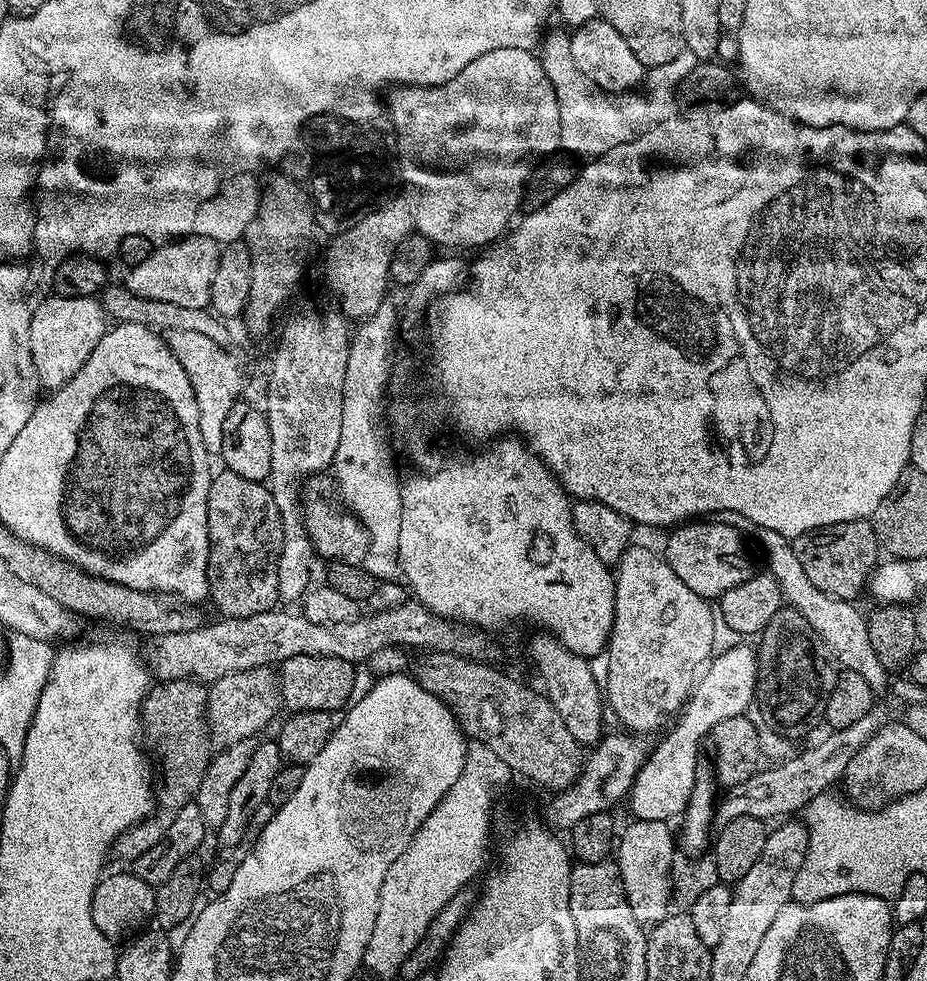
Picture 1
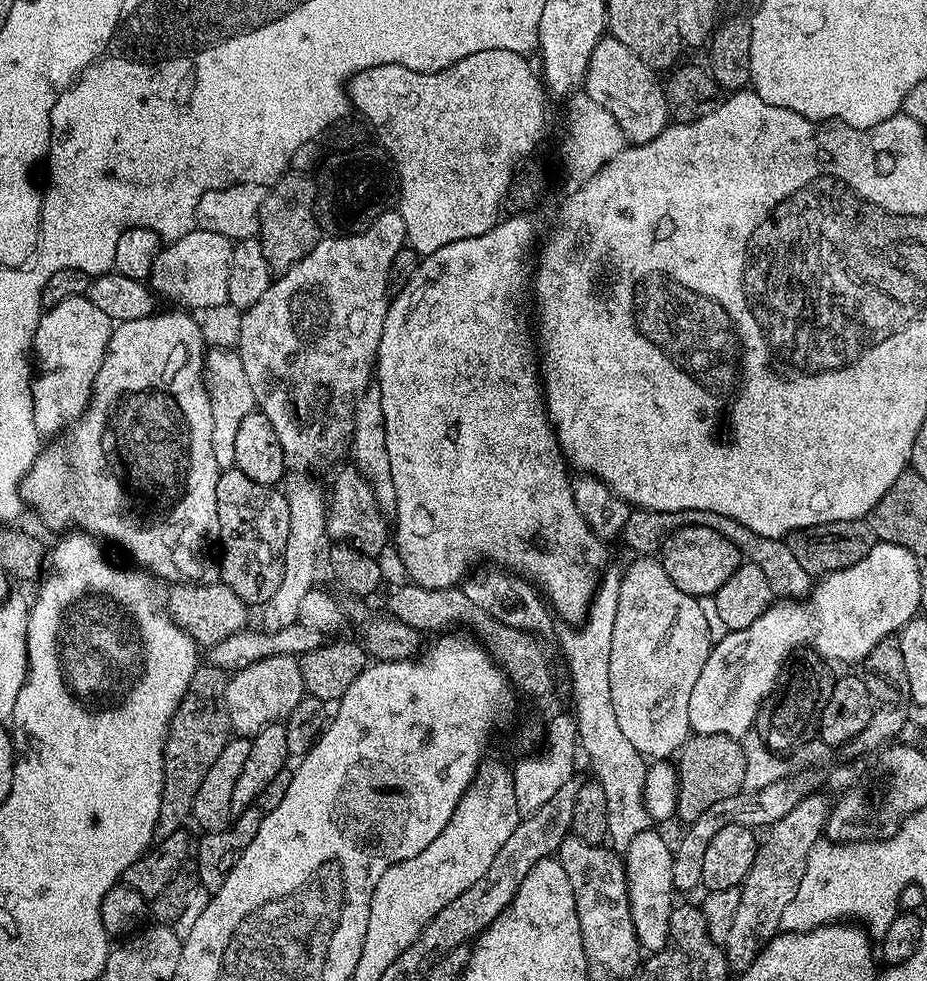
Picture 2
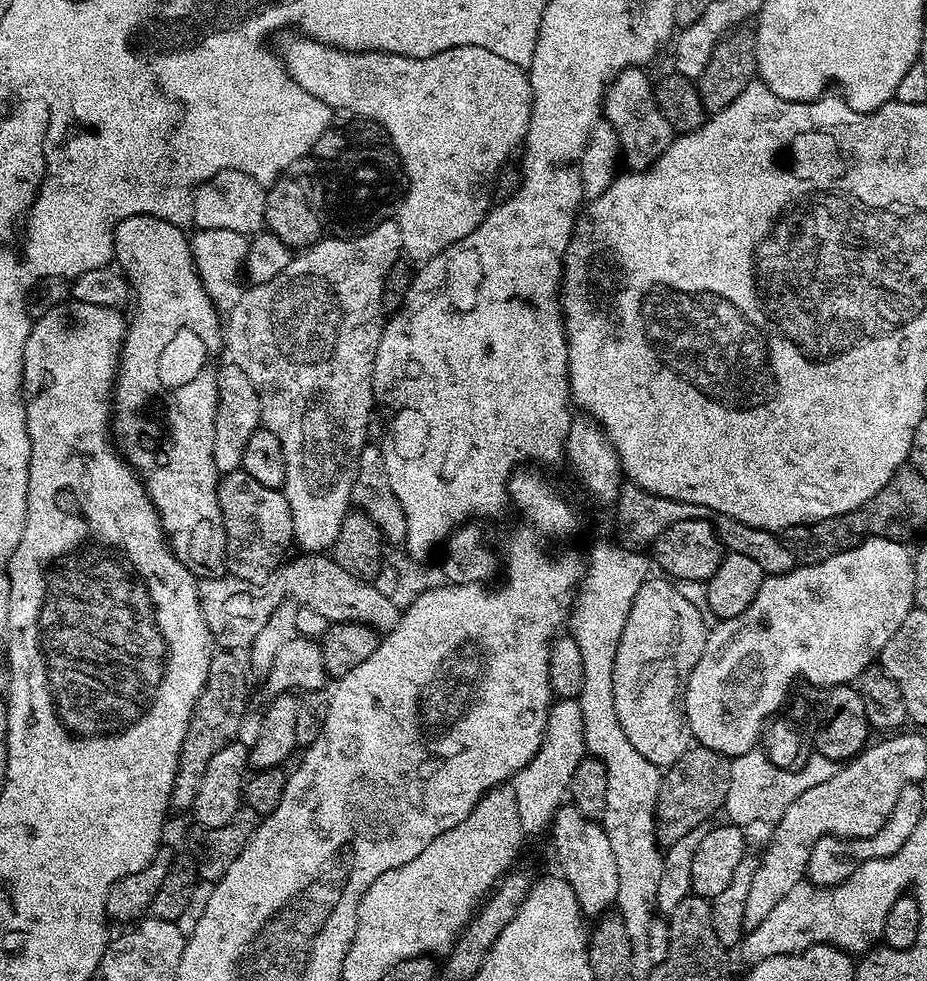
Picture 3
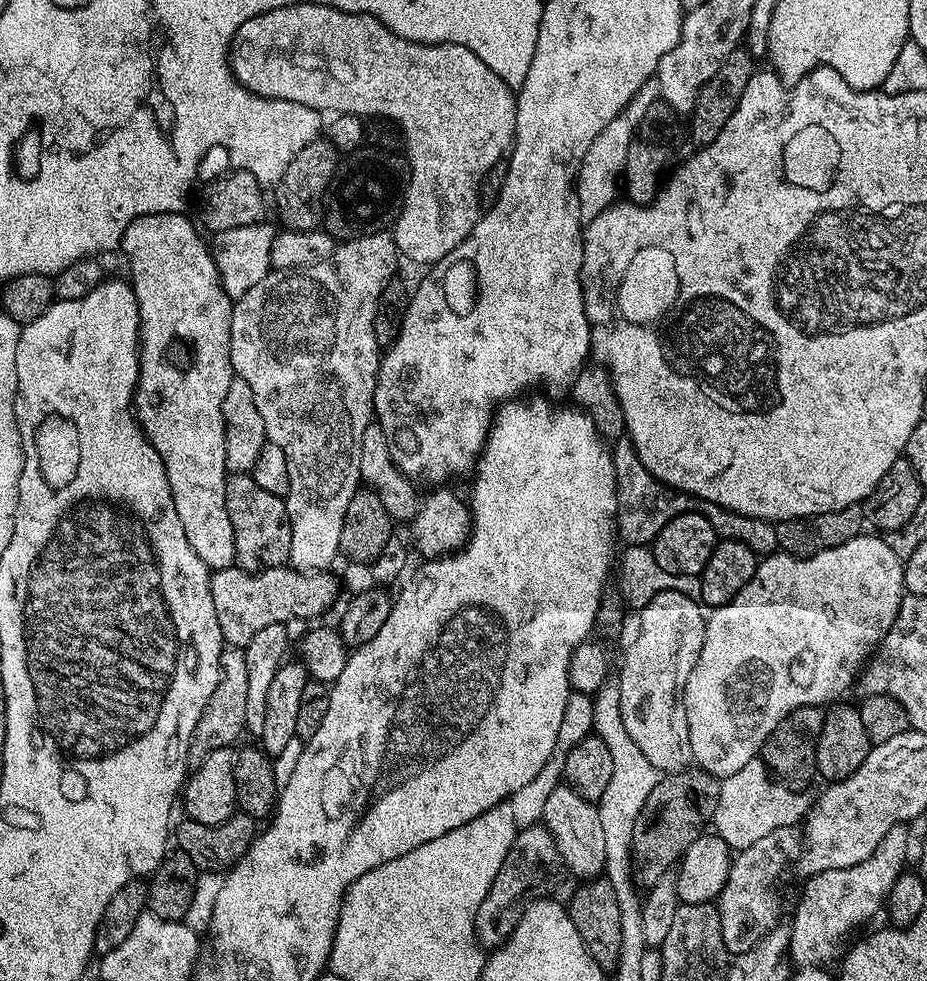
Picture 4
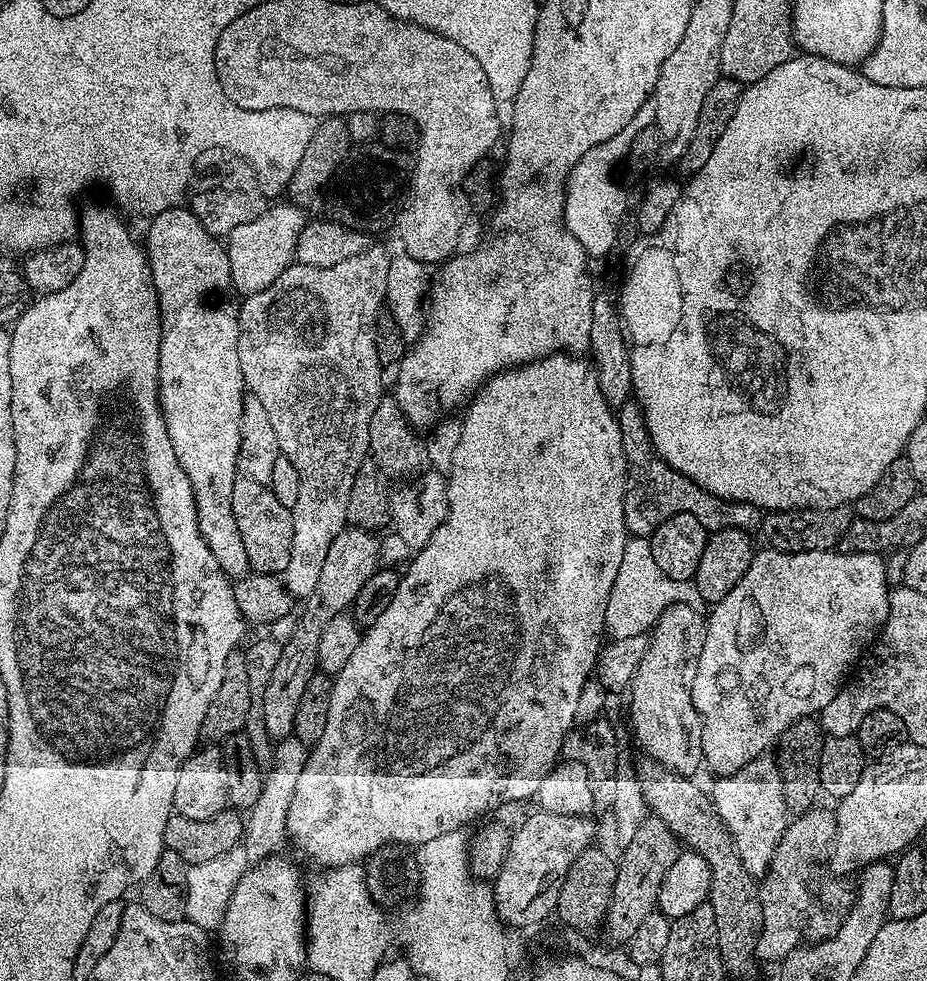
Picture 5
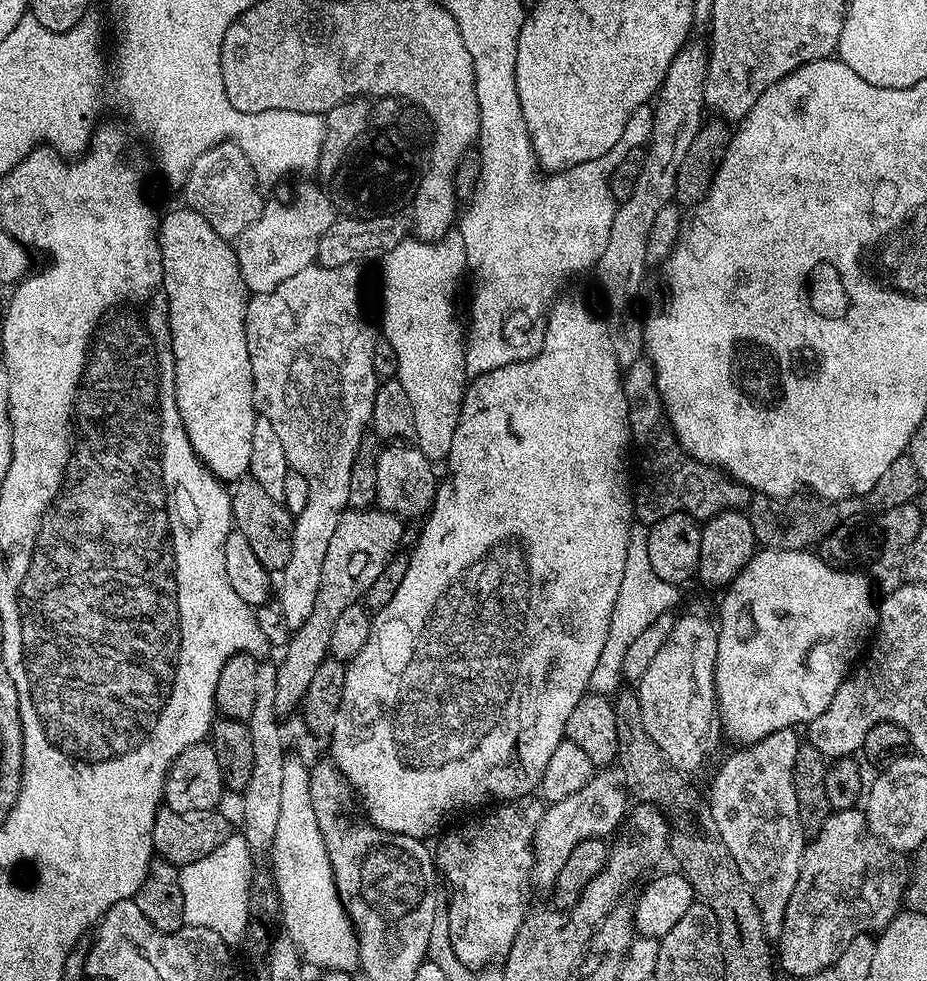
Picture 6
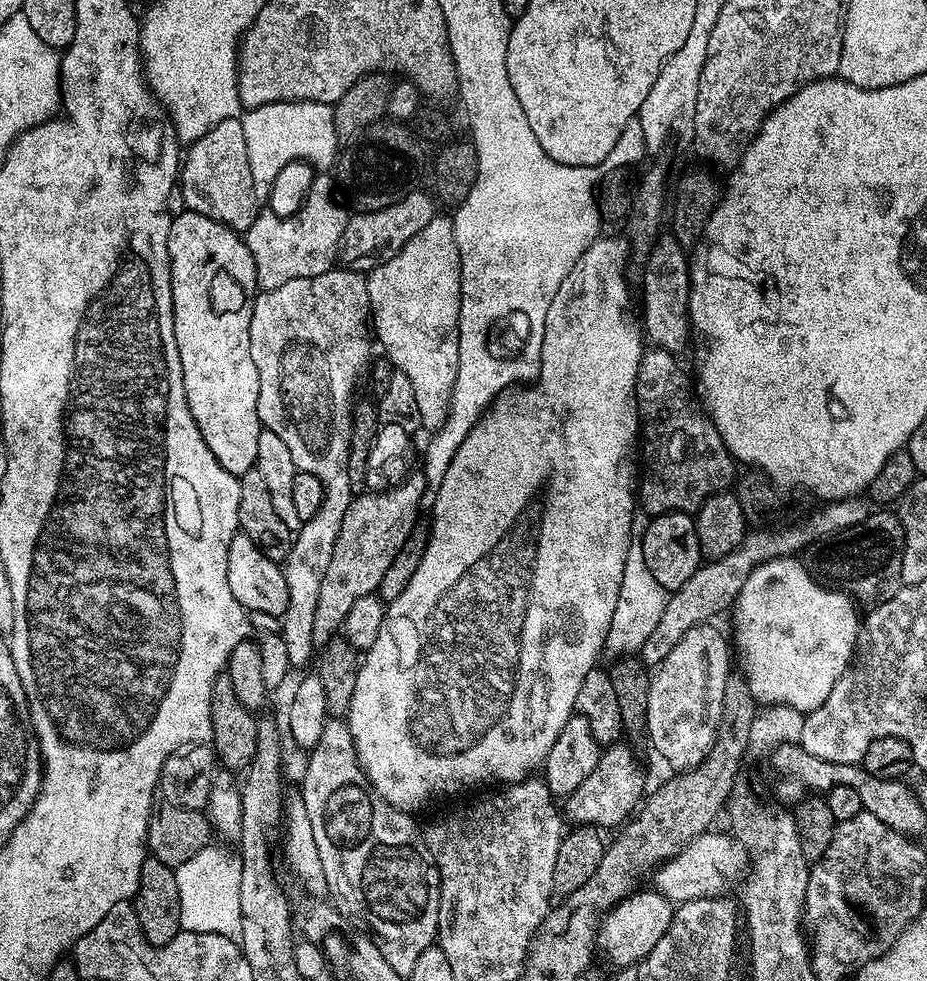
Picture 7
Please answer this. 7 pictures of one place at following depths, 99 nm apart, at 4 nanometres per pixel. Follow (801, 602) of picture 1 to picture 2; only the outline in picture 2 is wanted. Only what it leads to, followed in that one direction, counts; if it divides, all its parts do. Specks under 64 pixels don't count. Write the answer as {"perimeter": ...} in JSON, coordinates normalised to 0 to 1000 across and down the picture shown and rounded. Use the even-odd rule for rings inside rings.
{"perimeter":[[[682,518],[680,528],[675,528],[675,536],[671,543],[671,551],[682,565],[703,565],[711,560],[727,540],[744,536],[762,536],[766,540],[775,540],[792,557],[796,557],[799,568],[806,574],[816,575],[822,585],[826,585],[826,593],[831,593],[831,601],[837,610],[867,610],[878,598],[878,588],[868,581],[865,573],[857,569],[857,561],[845,549],[822,548],[822,544],[813,544],[813,540],[805,540],[800,532],[792,532],[792,528],[783,528],[783,524],[770,524],[766,520],[736,520],[735,522],[711,522],[696,518]]]}

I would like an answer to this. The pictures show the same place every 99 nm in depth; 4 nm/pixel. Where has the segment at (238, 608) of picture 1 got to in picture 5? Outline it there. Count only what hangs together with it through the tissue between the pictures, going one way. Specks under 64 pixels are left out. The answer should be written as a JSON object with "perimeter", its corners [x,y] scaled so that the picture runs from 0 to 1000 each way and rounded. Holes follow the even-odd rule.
{"perimeter":[[[256,484],[252,491],[250,515],[252,532],[257,532],[257,544],[261,544],[261,552],[265,557],[269,580],[276,585],[304,585],[313,573],[317,552],[315,519],[304,516],[288,493],[260,484]]]}

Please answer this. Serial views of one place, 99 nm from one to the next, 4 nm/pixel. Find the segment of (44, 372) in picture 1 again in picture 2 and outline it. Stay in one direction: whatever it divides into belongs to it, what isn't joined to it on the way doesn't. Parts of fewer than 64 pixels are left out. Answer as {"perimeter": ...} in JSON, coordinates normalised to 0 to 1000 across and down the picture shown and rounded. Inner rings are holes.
{"perimeter":[[[94,301],[71,304],[44,321],[39,333],[39,344],[35,347],[39,374],[35,388],[37,434],[43,439],[44,445],[56,446],[52,444],[59,440],[68,441],[93,418],[101,385],[112,368],[122,333],[123,327],[114,324],[114,320],[110,320],[110,316],[106,316],[106,312],[101,312],[101,308],[97,308]]]}

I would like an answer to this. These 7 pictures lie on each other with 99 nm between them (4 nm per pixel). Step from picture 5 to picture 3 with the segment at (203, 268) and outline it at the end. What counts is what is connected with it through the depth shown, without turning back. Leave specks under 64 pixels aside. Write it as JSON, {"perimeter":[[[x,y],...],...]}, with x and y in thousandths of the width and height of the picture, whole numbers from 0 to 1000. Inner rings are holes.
{"perimeter":[[[141,220],[132,226],[121,236],[121,255],[124,268],[128,276],[138,282],[138,288],[142,292],[147,319],[140,322],[134,339],[134,352],[129,354],[129,373],[125,377],[125,389],[121,398],[121,423],[119,425],[119,443],[129,462],[148,485],[155,490],[155,497],[160,501],[160,507],[173,525],[173,535],[177,538],[178,547],[196,577],[204,579],[208,587],[216,591],[225,591],[232,587],[243,586],[244,576],[242,573],[242,554],[244,552],[244,540],[239,532],[239,520],[235,516],[235,504],[233,495],[235,482],[231,475],[231,430],[233,429],[233,385],[235,382],[235,370],[233,366],[239,363],[239,322],[229,310],[229,305],[222,300],[222,296],[216,286],[216,280],[211,278],[211,272],[207,266],[207,251],[200,233],[188,230],[175,222],[165,220]]]}

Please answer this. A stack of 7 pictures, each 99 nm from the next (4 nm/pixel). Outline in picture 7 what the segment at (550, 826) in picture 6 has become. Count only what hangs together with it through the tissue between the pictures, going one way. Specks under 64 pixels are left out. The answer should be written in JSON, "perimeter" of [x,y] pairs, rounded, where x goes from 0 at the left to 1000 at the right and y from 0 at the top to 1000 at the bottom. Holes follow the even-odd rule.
{"perimeter":[[[673,756],[657,758],[648,766],[641,789],[636,789],[636,793],[632,793],[632,797],[628,797],[628,801],[624,801],[624,805],[619,805],[616,811],[612,812],[612,835],[617,835],[616,839],[621,842],[642,842],[647,846],[660,843],[663,845],[689,825],[696,811],[695,787],[690,784],[685,769]]]}

